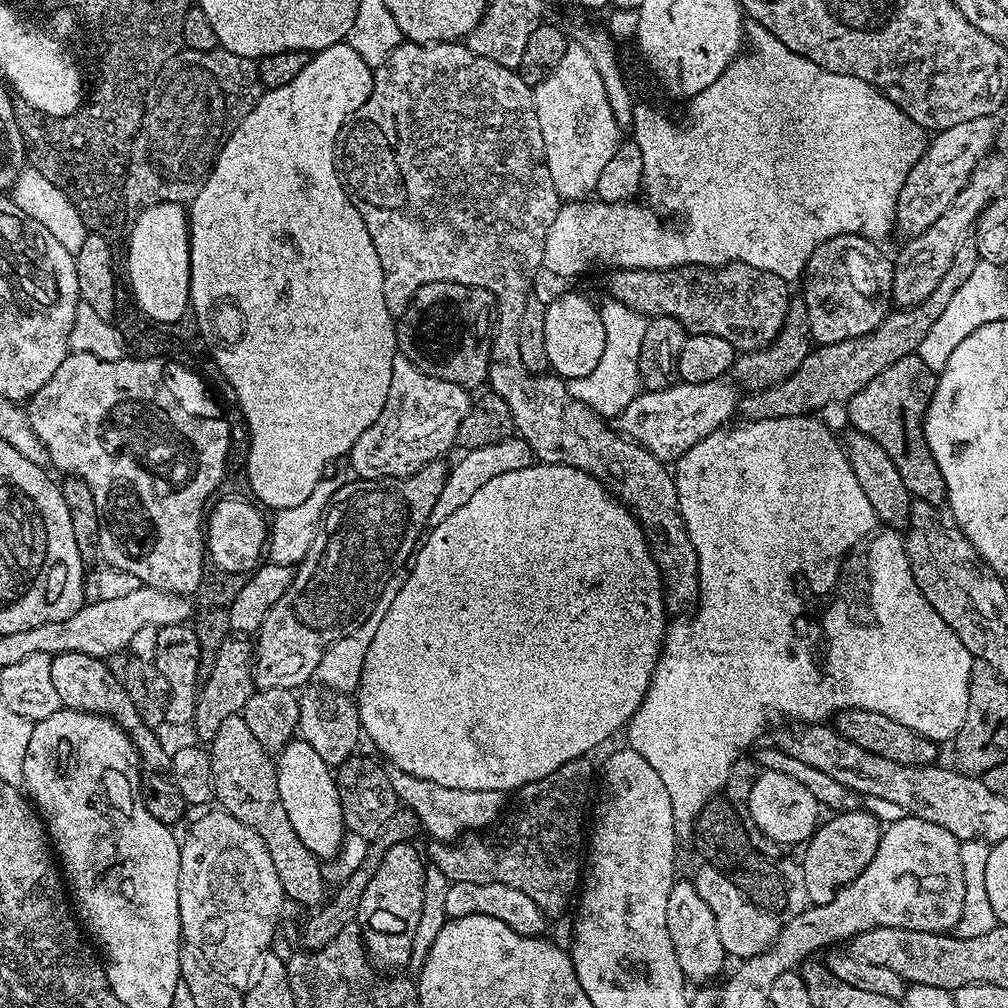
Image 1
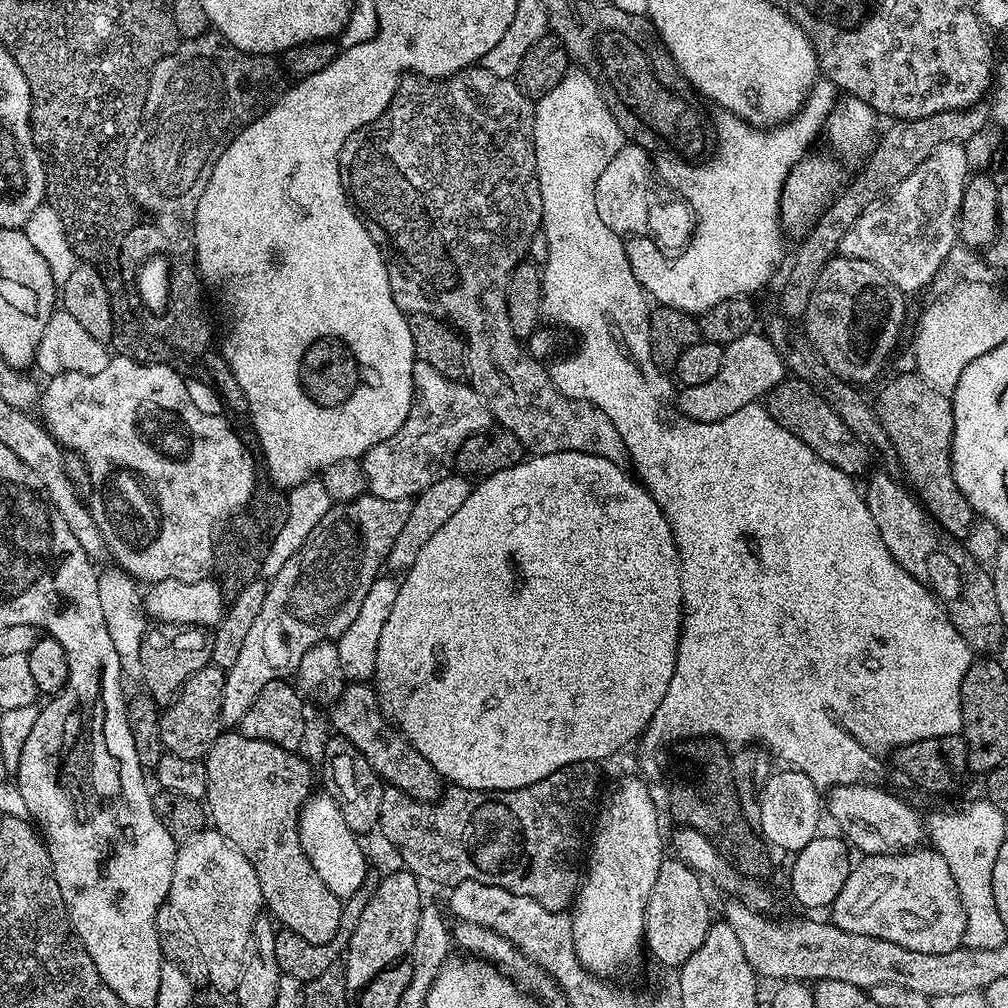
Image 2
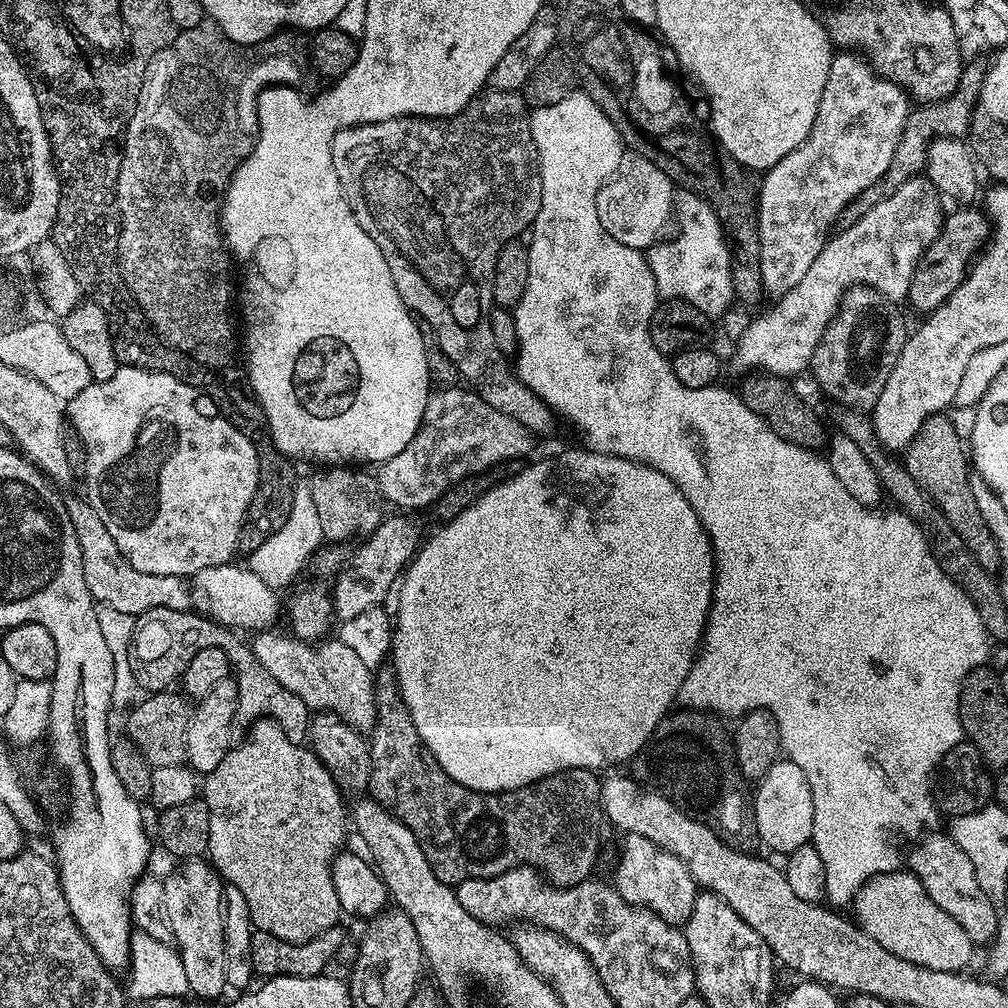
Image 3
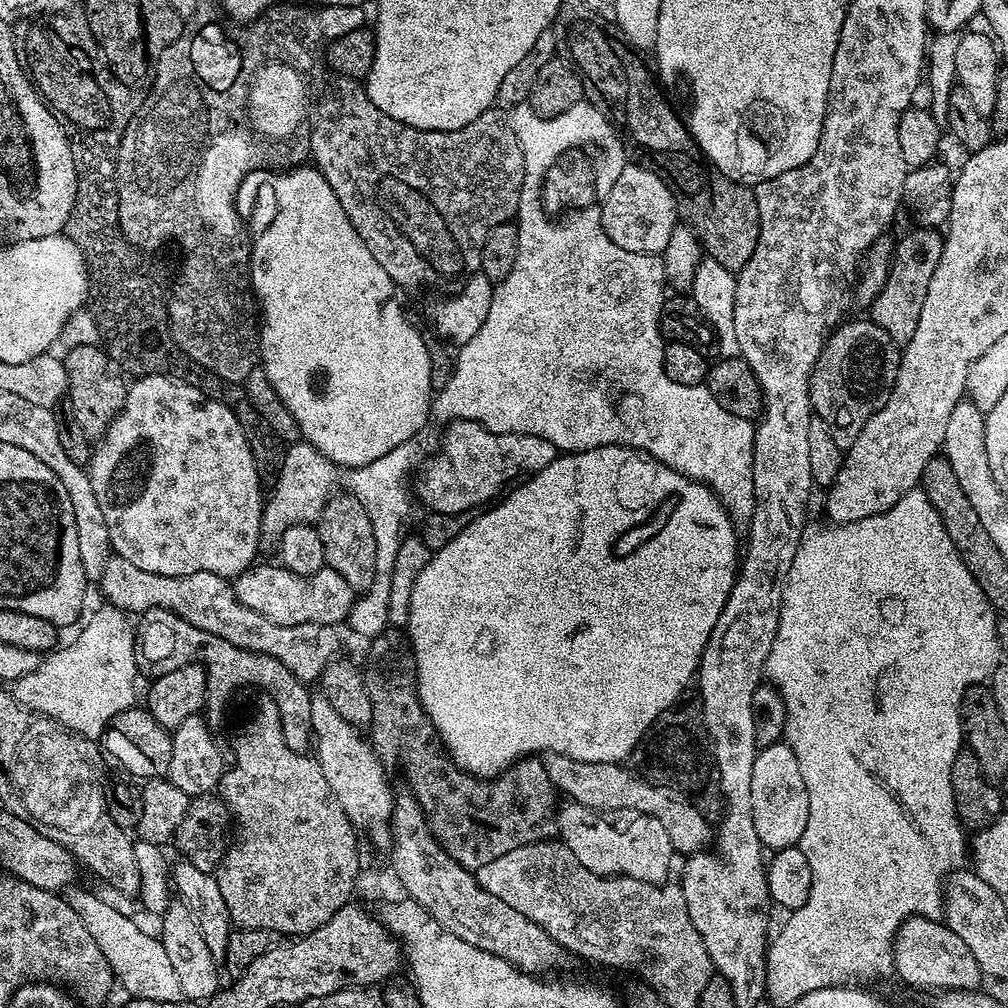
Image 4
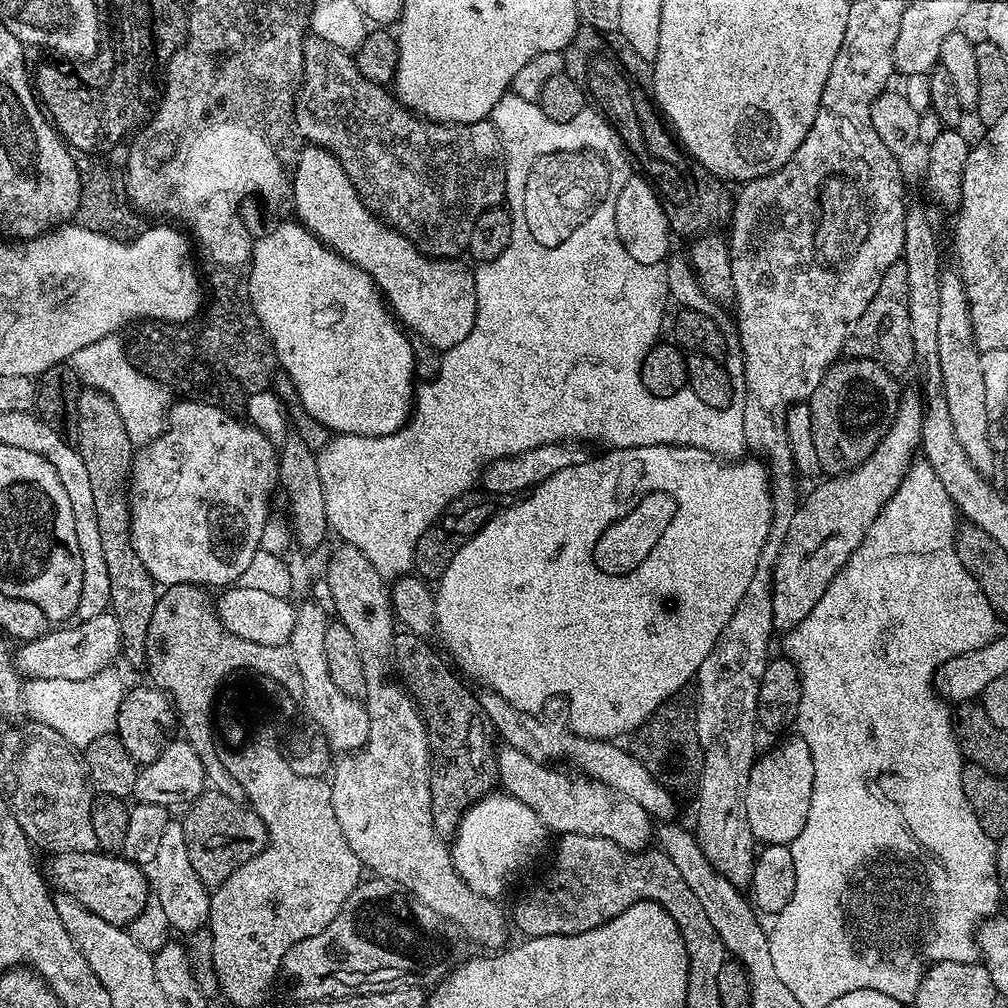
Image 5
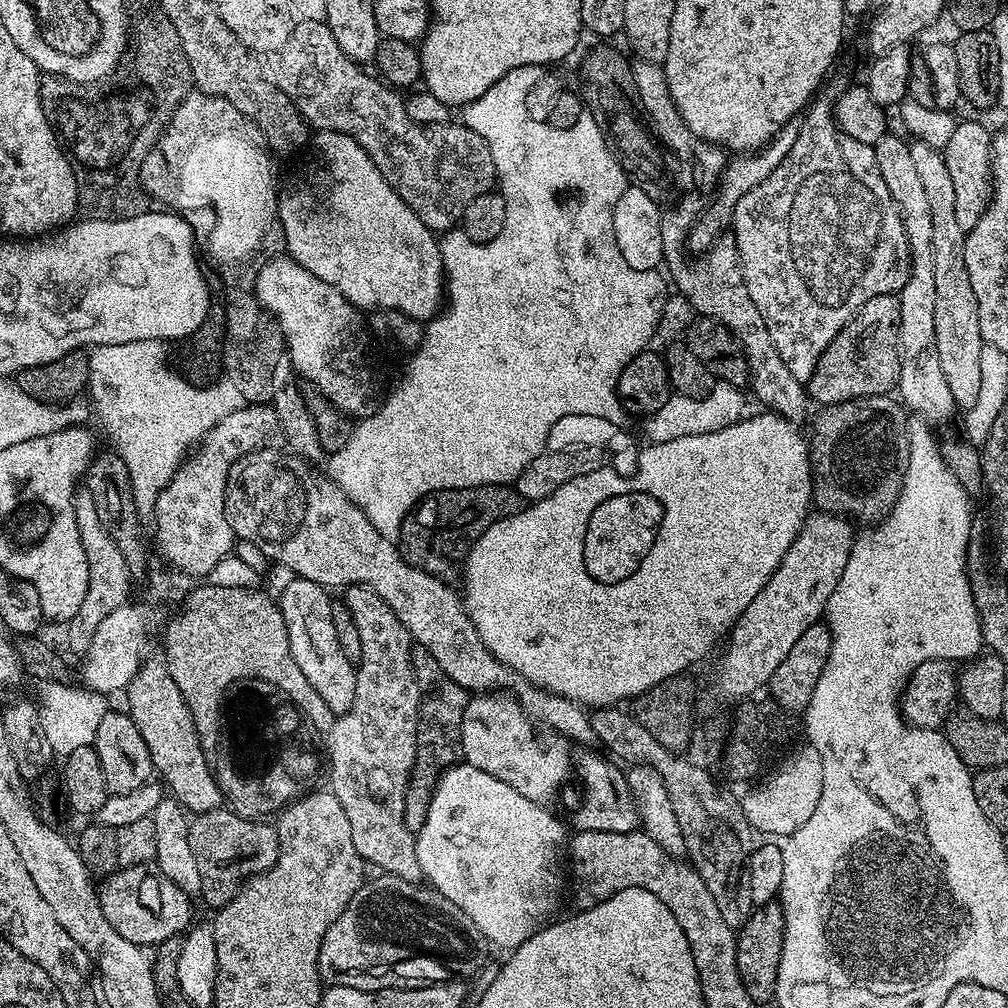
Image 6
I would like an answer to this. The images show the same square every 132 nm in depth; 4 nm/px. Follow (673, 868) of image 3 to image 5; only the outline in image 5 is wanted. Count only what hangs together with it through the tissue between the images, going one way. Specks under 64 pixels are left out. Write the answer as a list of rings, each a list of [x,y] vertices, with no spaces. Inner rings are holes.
[[[507,746],[501,747],[496,754],[496,774],[499,787],[507,795],[518,798],[518,802],[530,806],[530,810],[534,810],[534,814],[538,814],[538,818],[544,823],[544,827],[549,833],[573,832],[594,838],[606,838],[610,842],[628,849],[629,852],[639,852],[649,847],[654,836],[654,820],[646,810],[642,810],[642,806],[638,806],[638,802],[618,794],[604,784],[592,783],[584,778],[571,780],[566,773],[559,772],[556,768],[559,767],[549,766],[547,763],[522,754],[522,750],[514,750]]]

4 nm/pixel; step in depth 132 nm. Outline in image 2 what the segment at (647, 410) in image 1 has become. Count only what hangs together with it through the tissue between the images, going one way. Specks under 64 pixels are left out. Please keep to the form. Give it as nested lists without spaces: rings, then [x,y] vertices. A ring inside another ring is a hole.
[[[753,330],[742,334],[742,338],[734,338],[734,342],[724,345],[722,370],[710,378],[710,382],[702,382],[697,388],[684,388],[679,393],[678,404],[685,417],[698,422],[718,422],[722,418],[730,418],[742,406],[750,406],[763,401],[772,389],[779,386],[786,378],[786,367],[779,350],[775,348],[764,334]]]

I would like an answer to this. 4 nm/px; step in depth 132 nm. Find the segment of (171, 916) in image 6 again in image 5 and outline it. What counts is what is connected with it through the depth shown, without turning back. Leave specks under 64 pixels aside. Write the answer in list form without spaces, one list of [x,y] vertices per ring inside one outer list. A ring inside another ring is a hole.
[[[103,850],[94,852],[57,852],[51,857],[46,872],[56,892],[72,896],[90,914],[106,918],[106,922],[129,926],[144,908],[150,904],[150,880],[145,869],[120,854],[109,854]]]

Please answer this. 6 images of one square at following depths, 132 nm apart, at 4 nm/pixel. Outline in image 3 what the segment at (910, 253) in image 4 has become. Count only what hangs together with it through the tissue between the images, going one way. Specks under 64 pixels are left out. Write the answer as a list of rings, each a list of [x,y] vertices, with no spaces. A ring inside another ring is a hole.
[[[964,206],[961,212],[949,211],[944,217],[938,238],[924,252],[920,265],[914,270],[914,278],[910,282],[907,303],[912,303],[920,311],[927,314],[948,299],[948,295],[959,286],[974,259],[981,251],[982,245],[990,236],[990,221],[983,211],[971,212],[971,207]]]

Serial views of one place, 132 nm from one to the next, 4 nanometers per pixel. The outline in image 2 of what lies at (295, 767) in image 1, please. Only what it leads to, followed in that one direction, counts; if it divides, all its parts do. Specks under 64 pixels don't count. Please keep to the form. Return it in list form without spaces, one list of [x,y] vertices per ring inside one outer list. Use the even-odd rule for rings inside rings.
[[[324,790],[309,796],[300,808],[296,829],[302,850],[306,858],[310,858],[310,866],[314,866],[318,878],[322,878],[322,883],[326,885],[326,890],[341,898],[355,894],[366,879],[370,865],[364,857],[364,848],[360,845],[361,837],[352,832],[350,826],[346,826],[346,818],[342,818],[338,802],[334,802],[334,798]]]

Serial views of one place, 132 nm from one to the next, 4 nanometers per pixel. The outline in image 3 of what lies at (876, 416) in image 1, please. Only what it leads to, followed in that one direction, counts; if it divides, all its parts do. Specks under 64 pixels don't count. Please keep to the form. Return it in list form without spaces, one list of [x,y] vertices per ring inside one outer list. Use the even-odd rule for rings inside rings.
[[[941,414],[926,421],[922,430],[918,430],[918,434],[908,443],[902,463],[932,504],[946,516],[950,526],[958,532],[982,569],[996,574],[1000,571],[998,542],[994,542],[994,534],[990,534],[986,518],[982,518],[982,510],[978,510],[974,502],[973,479],[968,476],[970,460],[966,453],[965,441],[964,444],[960,441],[955,426],[946,417],[947,415]]]

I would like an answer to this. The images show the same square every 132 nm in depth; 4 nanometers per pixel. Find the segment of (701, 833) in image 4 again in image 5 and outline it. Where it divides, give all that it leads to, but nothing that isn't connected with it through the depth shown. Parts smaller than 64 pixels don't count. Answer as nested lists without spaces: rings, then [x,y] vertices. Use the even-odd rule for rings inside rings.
[[[481,691],[478,699],[480,711],[488,718],[489,725],[494,729],[495,735],[504,739],[503,743],[514,750],[522,750],[530,758],[541,762],[560,762],[565,756],[573,760],[581,768],[583,775],[589,781],[604,784],[612,788],[618,794],[638,802],[642,810],[646,810],[649,816],[660,822],[668,822],[673,819],[676,812],[676,804],[672,801],[673,793],[659,784],[646,770],[646,766],[631,751],[619,748],[619,743],[610,740],[595,740],[585,736],[577,736],[571,730],[563,732],[560,728],[547,728],[539,719],[539,715],[531,712],[523,712],[514,707],[506,698],[502,698],[497,692]]]

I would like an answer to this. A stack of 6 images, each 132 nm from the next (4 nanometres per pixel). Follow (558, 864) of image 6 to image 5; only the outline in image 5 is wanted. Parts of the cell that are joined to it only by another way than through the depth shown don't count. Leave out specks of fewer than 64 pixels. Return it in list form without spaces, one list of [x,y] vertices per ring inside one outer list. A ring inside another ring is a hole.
[[[489,794],[477,800],[455,825],[456,841],[451,841],[452,864],[456,873],[479,896],[500,898],[508,879],[520,872],[540,852],[544,844],[544,823],[518,798],[507,794]]]

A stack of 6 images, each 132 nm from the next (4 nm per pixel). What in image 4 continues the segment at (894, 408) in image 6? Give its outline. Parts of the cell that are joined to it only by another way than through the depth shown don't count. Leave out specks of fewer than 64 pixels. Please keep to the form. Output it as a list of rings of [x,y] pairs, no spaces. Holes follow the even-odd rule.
[[[871,318],[845,319],[829,335],[808,379],[812,411],[826,422],[838,447],[846,450],[862,434],[862,426],[888,401],[898,374],[901,349]]]

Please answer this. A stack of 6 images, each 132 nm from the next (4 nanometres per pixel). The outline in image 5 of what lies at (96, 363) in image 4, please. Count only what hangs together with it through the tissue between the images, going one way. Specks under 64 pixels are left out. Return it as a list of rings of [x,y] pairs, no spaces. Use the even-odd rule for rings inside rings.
[[[85,387],[81,391],[78,426],[75,447],[82,462],[86,462],[94,490],[94,510],[98,514],[98,531],[102,537],[106,570],[110,574],[110,611],[118,618],[123,655],[128,655],[130,663],[143,665],[146,634],[150,630],[150,618],[154,618],[158,585],[132,545],[132,509],[126,489],[132,475],[134,443],[127,433],[122,415],[118,414],[118,406],[98,389]]]

